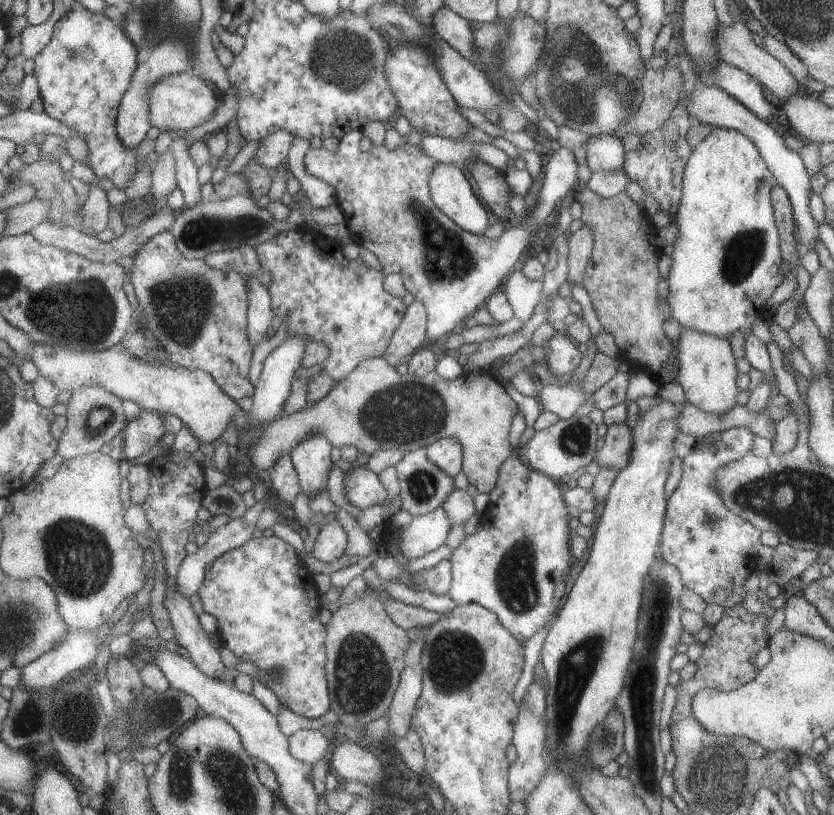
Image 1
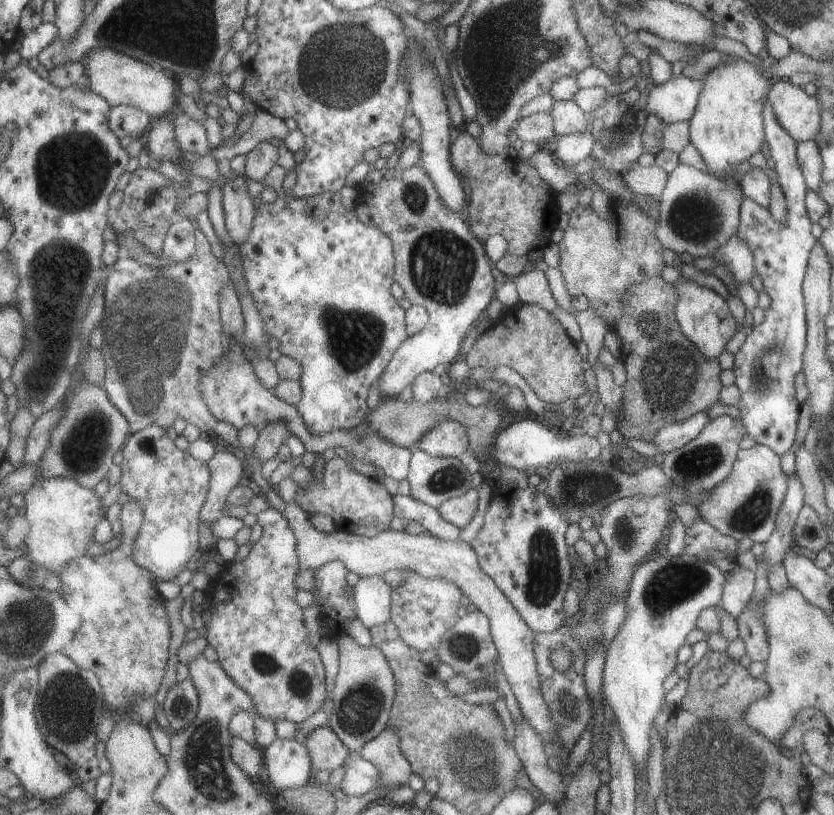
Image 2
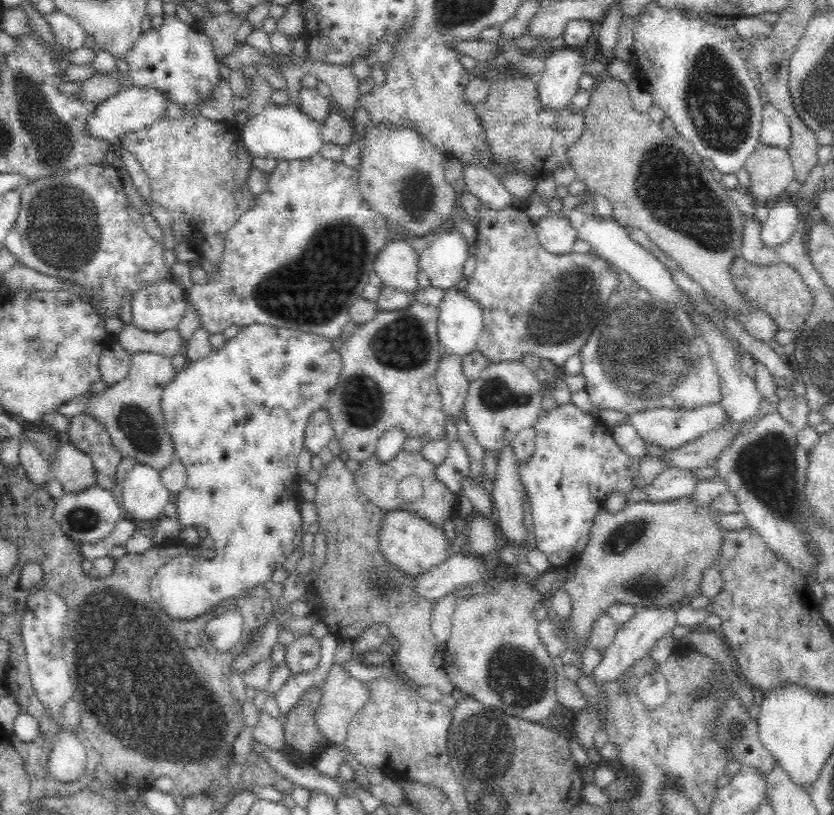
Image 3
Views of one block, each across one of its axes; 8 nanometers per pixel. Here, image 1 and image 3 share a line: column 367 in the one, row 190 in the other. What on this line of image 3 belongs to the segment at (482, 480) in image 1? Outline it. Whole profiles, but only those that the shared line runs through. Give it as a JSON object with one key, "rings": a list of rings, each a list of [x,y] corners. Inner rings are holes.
{"rings":[[[374,127],[368,129],[366,134],[362,137],[364,138],[364,150],[362,150],[362,162],[360,162],[360,182],[359,187],[360,191],[364,195],[364,199],[368,201],[368,205],[372,209],[381,212],[382,214],[388,215],[391,219],[394,219],[400,225],[406,227],[412,233],[418,236],[424,236],[433,230],[437,226],[445,226],[446,220],[451,213],[454,199],[457,194],[454,192],[454,189],[450,186],[450,183],[446,182],[445,176],[443,175],[443,168],[441,161],[443,160],[444,154],[441,153],[434,145],[431,145],[428,140],[420,135],[414,133],[414,131],[409,129],[388,129],[388,127],[379,127],[377,130],[374,130]]]}

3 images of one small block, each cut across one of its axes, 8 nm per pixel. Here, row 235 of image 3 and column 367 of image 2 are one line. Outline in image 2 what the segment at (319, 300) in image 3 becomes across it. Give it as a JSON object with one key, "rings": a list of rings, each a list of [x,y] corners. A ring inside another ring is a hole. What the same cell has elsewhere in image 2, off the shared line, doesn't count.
{"rings":[[[328,192],[290,200],[280,196],[273,203],[261,203],[254,230],[240,246],[246,280],[264,316],[268,336],[280,340],[284,355],[302,363],[304,398],[297,407],[306,424],[316,436],[322,436],[366,422],[372,384],[382,378],[398,349],[411,337],[407,310],[393,293],[397,252],[392,238],[362,222],[354,207],[348,210],[340,192]]]}

